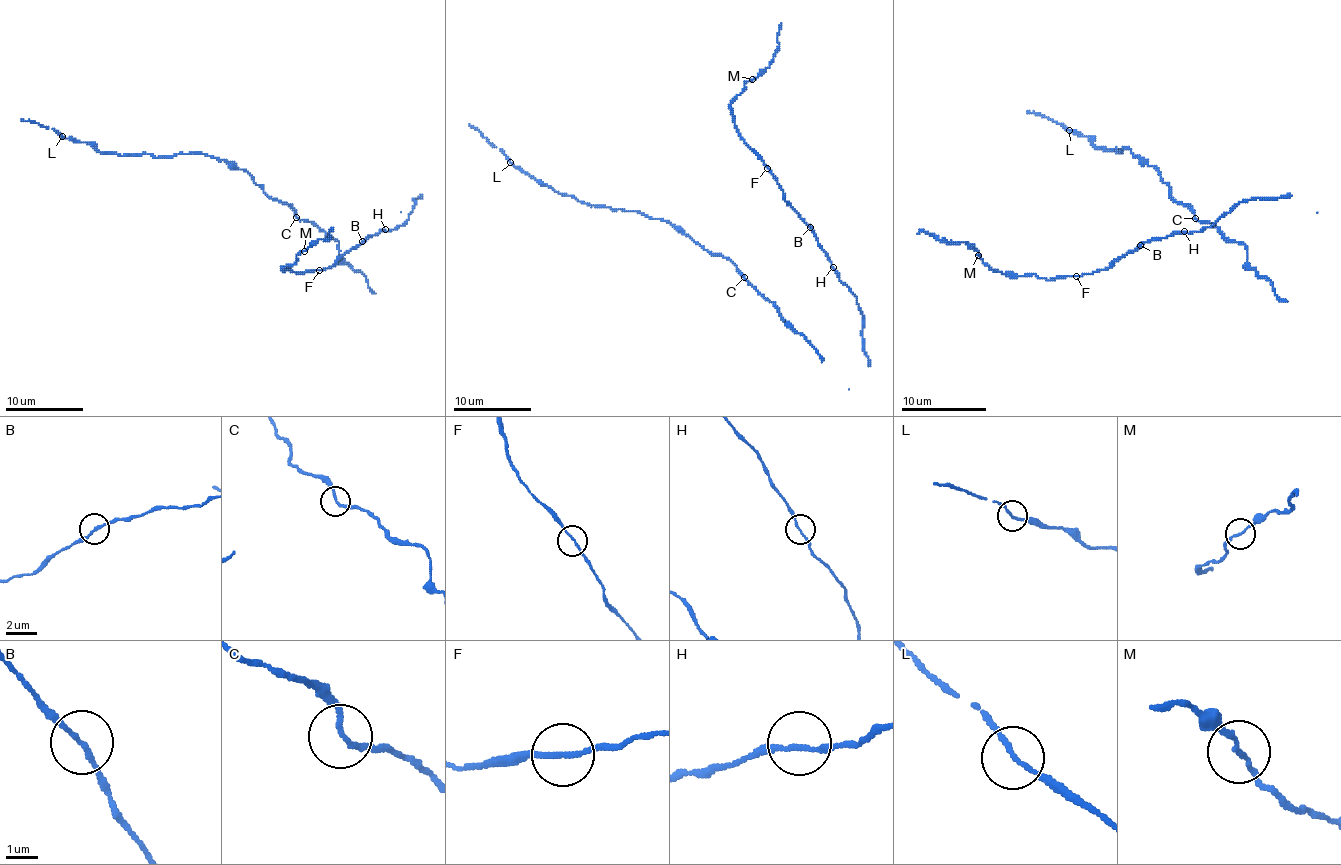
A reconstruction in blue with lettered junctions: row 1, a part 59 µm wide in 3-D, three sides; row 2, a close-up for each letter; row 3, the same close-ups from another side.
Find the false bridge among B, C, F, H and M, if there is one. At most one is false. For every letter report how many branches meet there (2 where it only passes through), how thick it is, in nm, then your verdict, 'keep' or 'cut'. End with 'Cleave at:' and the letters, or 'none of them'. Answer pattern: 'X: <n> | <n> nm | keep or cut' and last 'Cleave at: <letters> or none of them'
B: 2 | 150 nm | keep
C: 2 | 140 nm | keep
F: 2 | 140 nm | keep
H: 2 | 140 nm | keep
M: 2 | 140 nm | keep
Cleave at: none of them

